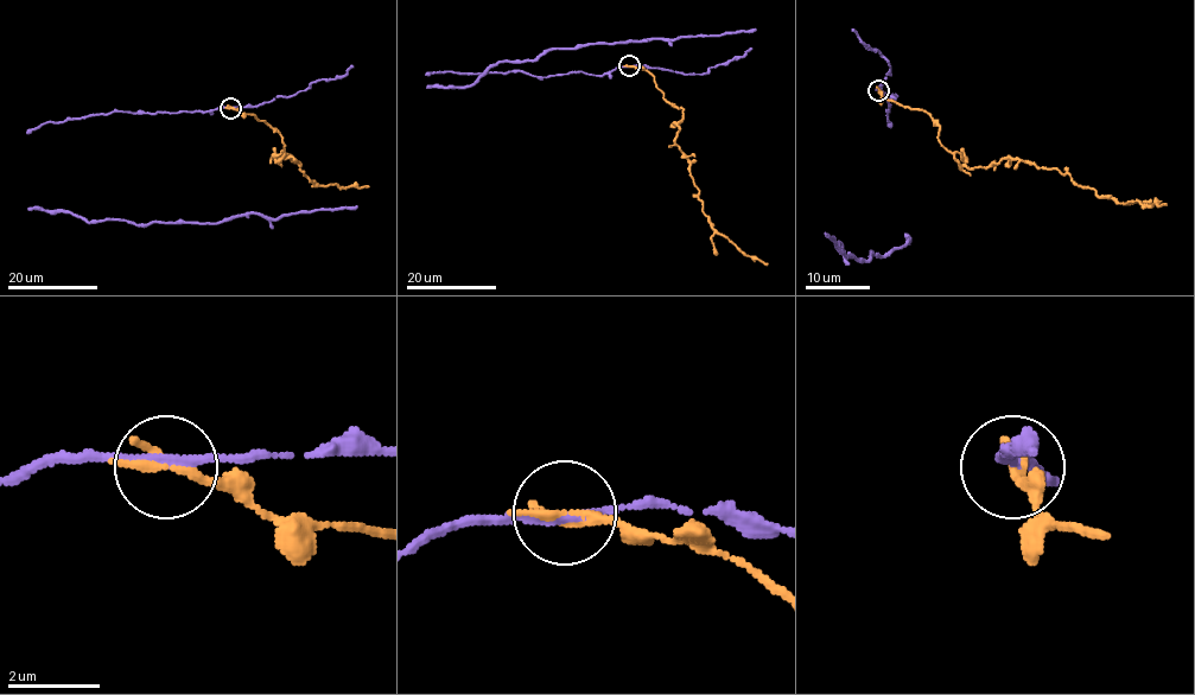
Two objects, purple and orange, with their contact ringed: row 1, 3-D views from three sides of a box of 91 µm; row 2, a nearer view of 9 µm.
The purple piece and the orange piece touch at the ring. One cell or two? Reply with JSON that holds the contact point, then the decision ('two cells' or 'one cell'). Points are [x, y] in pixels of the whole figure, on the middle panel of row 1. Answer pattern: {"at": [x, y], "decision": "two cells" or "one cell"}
{"at": [629, 65], "decision": "two cells"}

